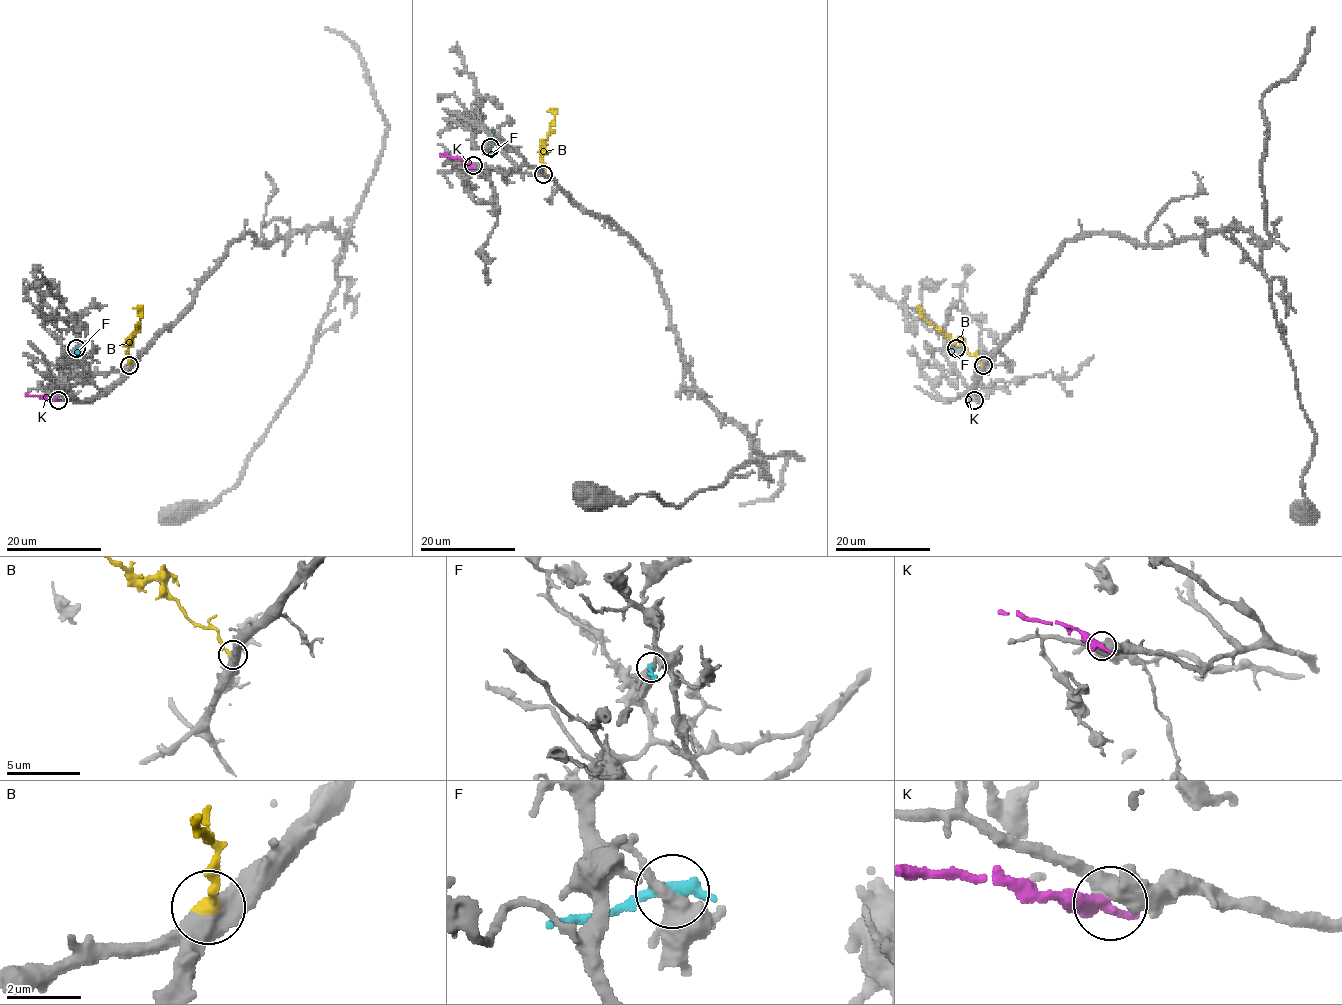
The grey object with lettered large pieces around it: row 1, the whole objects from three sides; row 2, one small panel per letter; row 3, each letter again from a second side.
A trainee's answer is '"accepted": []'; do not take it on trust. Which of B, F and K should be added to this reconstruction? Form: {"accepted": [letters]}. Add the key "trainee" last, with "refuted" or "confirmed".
{"accepted": ["B"], "trainee": "refuted"}

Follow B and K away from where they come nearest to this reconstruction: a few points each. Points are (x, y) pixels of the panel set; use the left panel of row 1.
B: (128, 364), (128, 340), (139, 321), (142, 305)
K: (58, 400), (25, 393)

